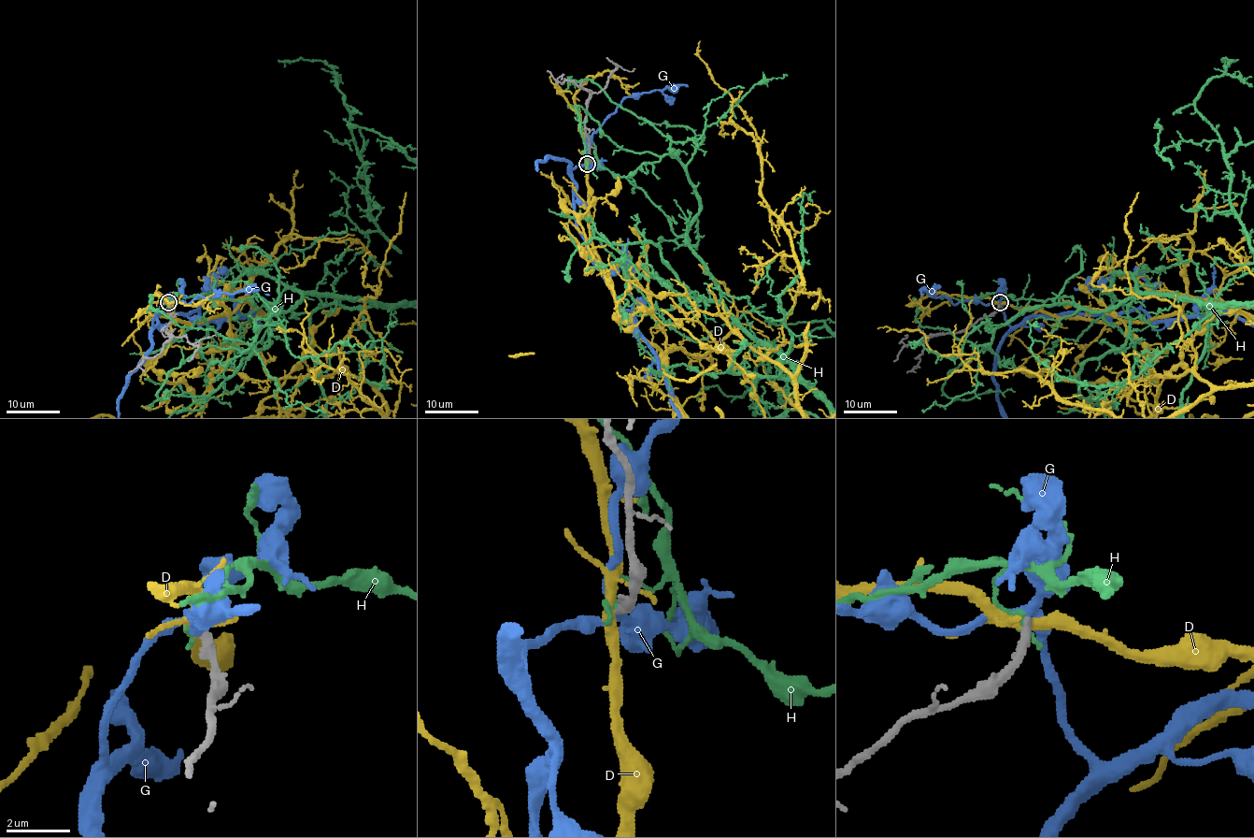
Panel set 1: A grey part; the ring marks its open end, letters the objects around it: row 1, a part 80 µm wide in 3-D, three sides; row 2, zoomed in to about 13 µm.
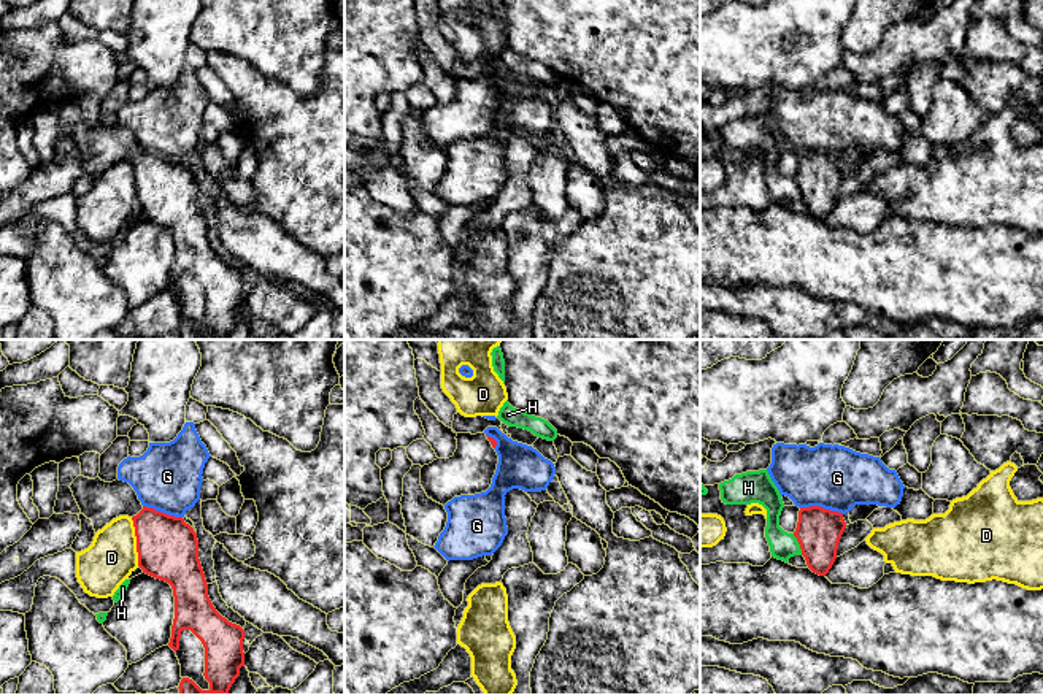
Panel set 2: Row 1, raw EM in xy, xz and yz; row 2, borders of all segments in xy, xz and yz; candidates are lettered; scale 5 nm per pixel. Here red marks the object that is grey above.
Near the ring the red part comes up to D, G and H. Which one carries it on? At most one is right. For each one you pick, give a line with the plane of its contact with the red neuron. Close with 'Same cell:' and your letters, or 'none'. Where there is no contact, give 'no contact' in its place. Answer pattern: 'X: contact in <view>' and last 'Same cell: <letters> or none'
Same cell: none

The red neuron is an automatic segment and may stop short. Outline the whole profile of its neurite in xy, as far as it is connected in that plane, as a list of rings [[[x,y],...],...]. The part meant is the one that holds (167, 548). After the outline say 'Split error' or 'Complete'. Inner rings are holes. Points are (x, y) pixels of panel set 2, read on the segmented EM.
[[[78,476],[70,486],[73,497],[84,514],[92,520],[95,533],[119,516],[129,516],[133,520],[137,536],[138,566],[143,573],[165,581],[173,589],[175,619],[168,646],[176,652],[183,630],[191,630],[205,647],[205,679],[210,682],[208,690],[202,690],[192,679],[183,678],[179,695],[227,695],[240,668],[244,666],[243,639],[244,630],[222,617],[208,597],[208,584],[198,559],[198,539],[194,528],[183,517],[168,516],[146,508],[138,500],[137,492],[129,482],[105,482],[98,476],[89,479]]]. Split error

